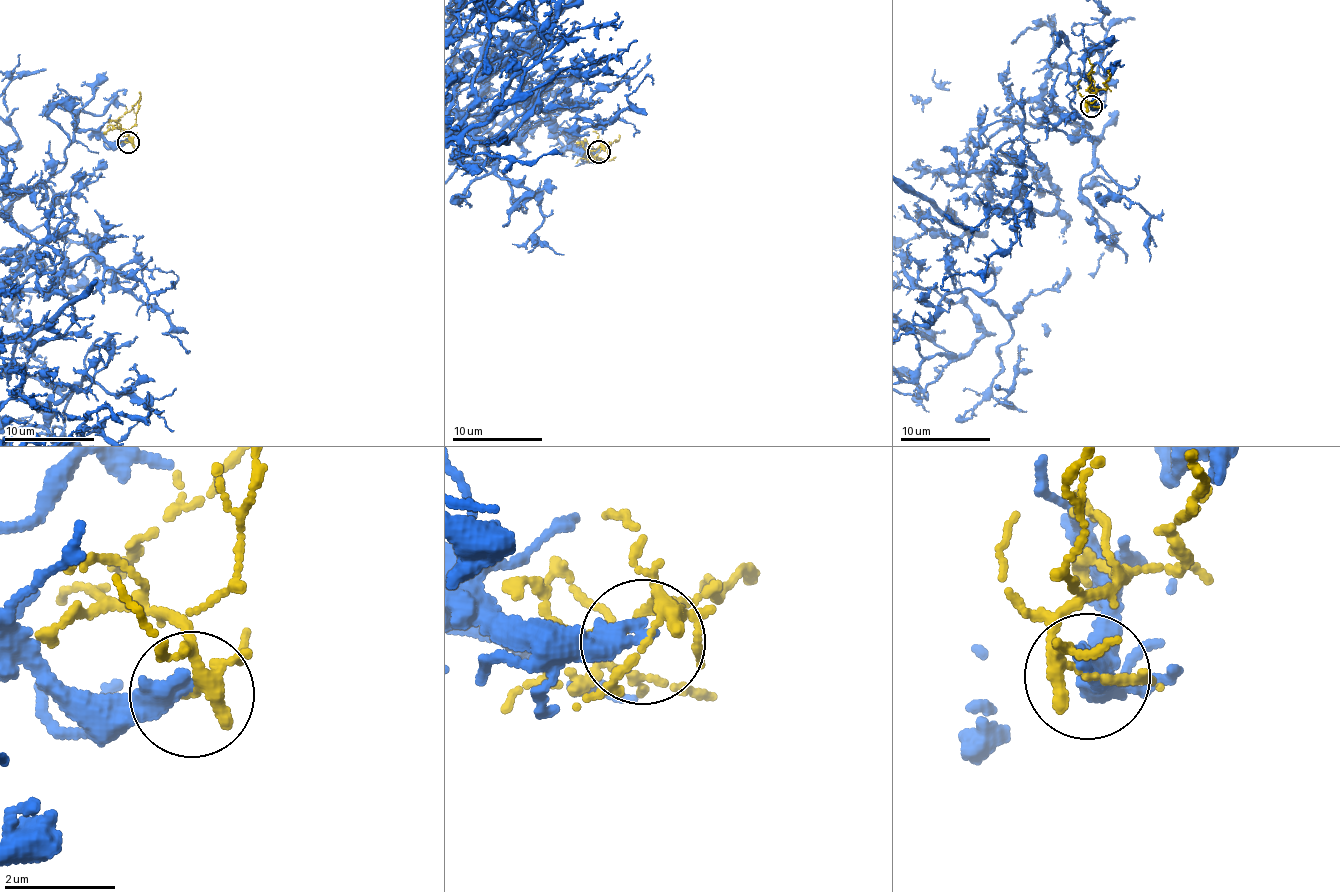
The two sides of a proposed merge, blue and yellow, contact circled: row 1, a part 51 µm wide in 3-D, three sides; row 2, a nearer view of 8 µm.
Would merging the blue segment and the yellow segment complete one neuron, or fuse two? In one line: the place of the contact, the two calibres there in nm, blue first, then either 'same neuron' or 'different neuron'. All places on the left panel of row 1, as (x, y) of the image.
place (128, 142); calibres 340 and 170 nm; different neuron

